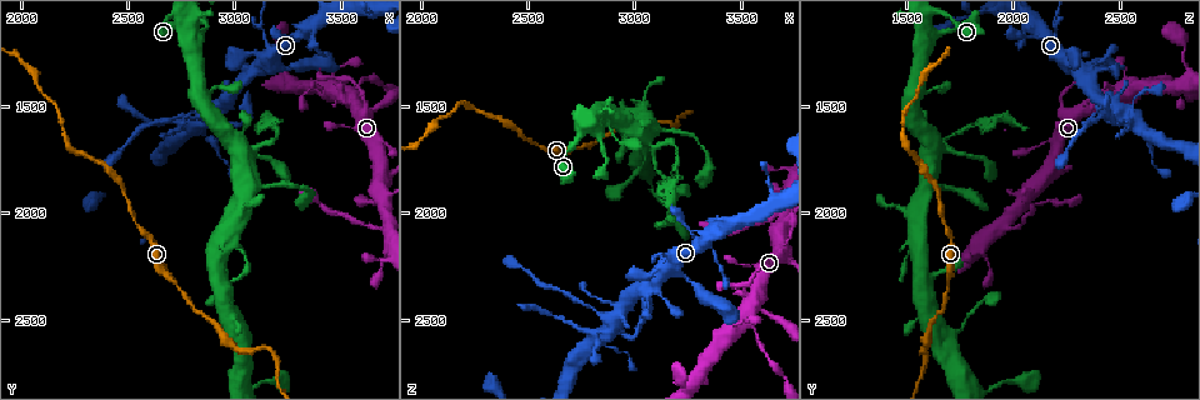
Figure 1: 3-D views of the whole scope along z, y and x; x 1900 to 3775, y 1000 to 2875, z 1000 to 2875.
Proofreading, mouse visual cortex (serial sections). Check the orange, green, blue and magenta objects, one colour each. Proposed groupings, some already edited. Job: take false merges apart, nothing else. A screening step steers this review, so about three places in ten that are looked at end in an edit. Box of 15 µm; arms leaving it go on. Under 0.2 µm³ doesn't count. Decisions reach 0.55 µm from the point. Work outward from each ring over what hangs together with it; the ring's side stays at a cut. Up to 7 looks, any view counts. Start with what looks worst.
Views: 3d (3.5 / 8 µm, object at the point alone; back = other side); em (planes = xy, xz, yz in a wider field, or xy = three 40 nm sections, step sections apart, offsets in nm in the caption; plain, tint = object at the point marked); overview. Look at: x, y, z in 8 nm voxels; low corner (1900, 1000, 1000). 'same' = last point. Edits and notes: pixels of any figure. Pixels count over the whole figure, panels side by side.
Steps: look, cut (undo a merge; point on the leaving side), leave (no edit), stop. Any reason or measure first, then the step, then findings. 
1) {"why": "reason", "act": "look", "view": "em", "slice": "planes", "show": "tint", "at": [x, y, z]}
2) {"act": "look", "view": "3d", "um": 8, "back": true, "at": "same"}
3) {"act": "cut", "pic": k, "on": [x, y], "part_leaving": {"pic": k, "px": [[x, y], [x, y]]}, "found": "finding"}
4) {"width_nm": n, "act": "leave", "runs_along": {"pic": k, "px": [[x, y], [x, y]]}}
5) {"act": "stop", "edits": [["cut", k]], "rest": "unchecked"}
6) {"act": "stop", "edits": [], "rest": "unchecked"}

{"why": "sharp bend", "act": "look", "view": "3d", "um": 8, "back": true, "at": [3170, 1660, 1680]}

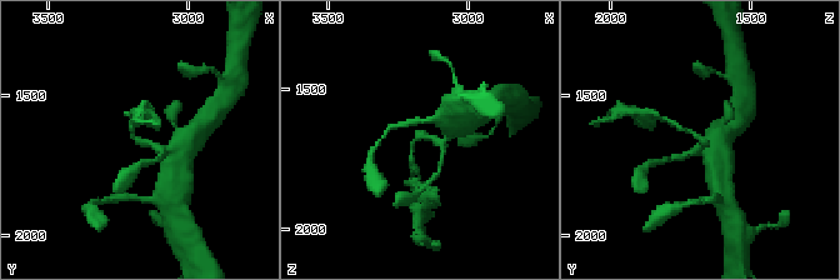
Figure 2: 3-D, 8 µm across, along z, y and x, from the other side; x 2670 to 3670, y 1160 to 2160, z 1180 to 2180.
{"act": "look", "view": "em", "slice": "xy", "step": 1, "show": "tint", "at": [3180, 1660, 1670]}

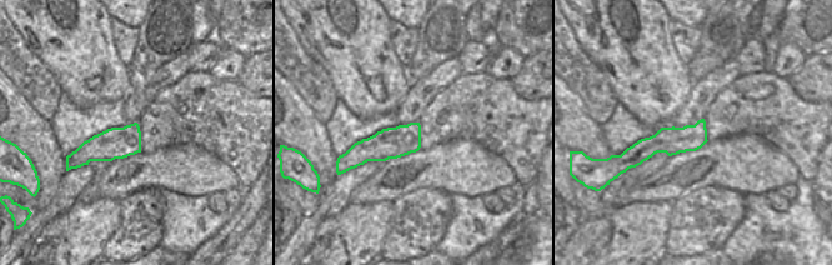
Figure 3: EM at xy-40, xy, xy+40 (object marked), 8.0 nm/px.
{"act": "cut", "pic": 2, "on": [414, 169], "part_leaving": {"pic": 2, "px": [[411, 148], [411, 185], [416, 190]]}, "found": "a second cell is stuck on"}

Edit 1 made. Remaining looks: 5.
{"act": "look", "view": "overview"}

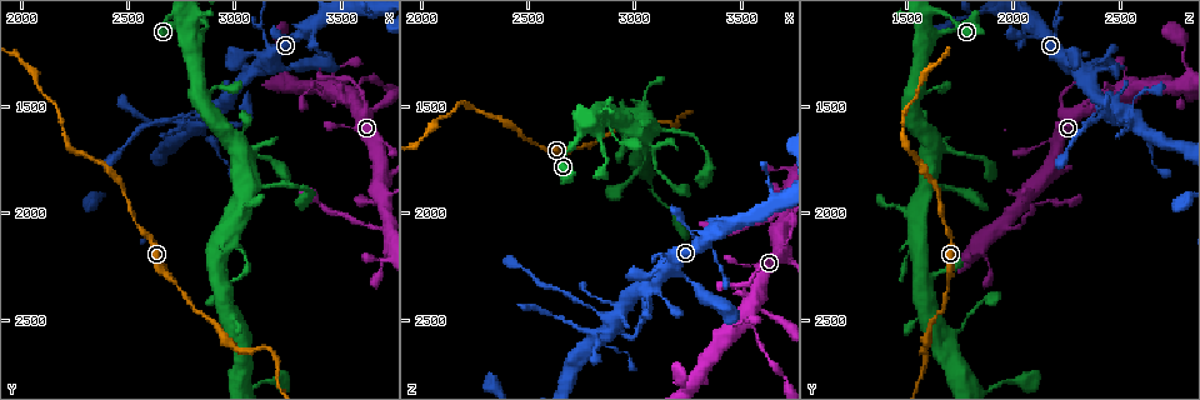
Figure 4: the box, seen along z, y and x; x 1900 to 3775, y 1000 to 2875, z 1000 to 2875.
{"why": "abrupt turn", "act": "look", "view": "em", "slice": "xy", "step": 5, "show": "tint", "at": [2990, 1580, 2600]}

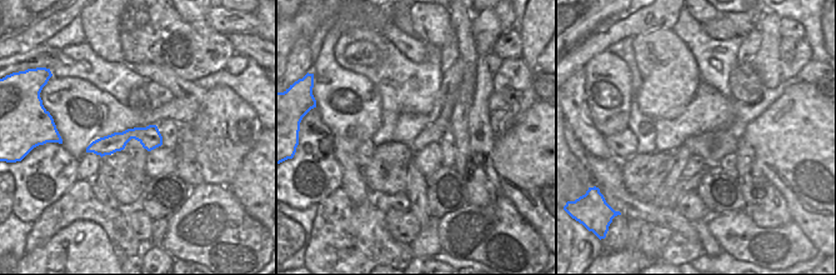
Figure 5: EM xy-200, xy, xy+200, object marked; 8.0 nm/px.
{"act": "look", "view": "3d", "um": 3.5, "at": "same"}

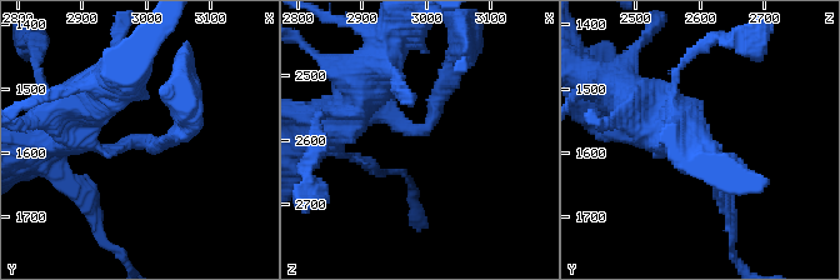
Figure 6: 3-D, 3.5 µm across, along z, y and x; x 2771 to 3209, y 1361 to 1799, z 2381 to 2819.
{"arm_widths_nm": [200, 300], "act": "leave", "found": "continuous, no second cell"}

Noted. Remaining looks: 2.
{"act": "stop", "edits": [["cut", 2]], "rest": "unchecked"}

